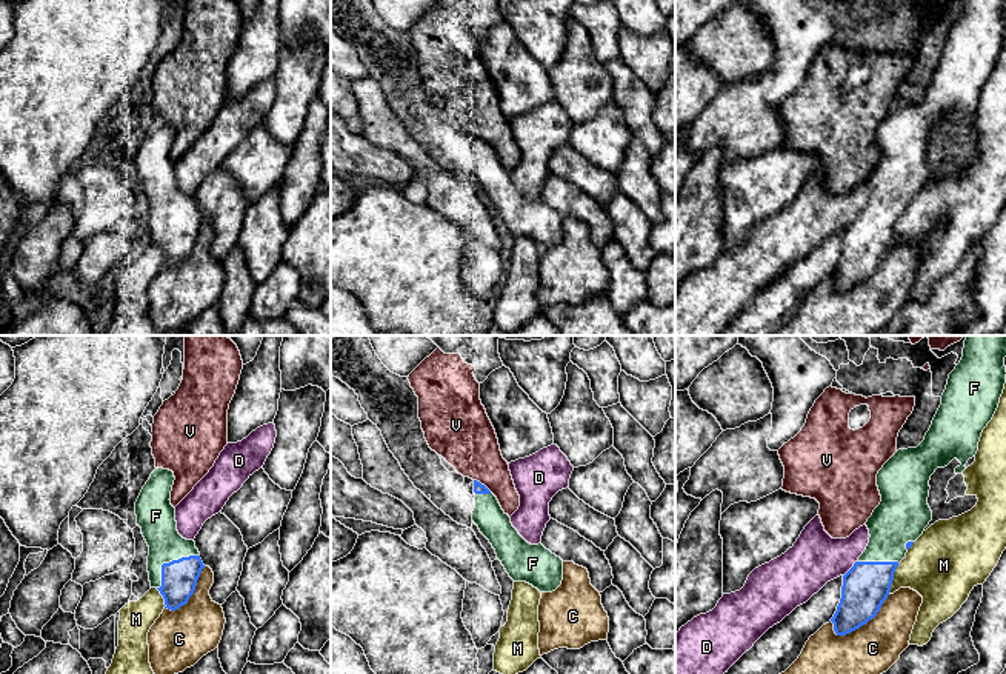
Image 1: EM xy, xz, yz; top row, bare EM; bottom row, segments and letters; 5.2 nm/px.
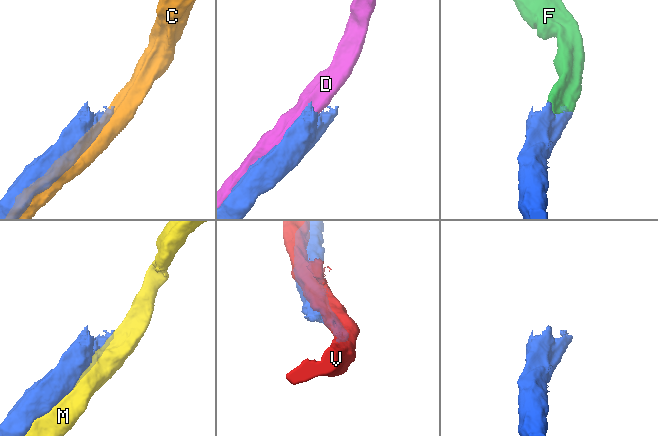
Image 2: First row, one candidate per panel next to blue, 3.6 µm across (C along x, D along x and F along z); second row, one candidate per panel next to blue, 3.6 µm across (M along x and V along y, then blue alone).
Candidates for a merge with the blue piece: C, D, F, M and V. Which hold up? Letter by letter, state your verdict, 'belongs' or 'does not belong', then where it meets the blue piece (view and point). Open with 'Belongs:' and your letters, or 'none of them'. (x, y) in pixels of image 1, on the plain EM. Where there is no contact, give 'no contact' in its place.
Belongs: F
C: does not belong; contact yz (865, 279)
D: does not belong; contact yz (851, 223)
F: belongs; contact xy (169, 217)
M: does not belong; contact yz (892, 234)
V: does not belong; contact xz (483, 140)

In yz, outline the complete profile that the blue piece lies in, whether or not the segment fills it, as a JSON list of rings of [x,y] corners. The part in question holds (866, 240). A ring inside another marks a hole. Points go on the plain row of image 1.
[[[964,0],[963,12],[949,29],[941,60],[924,95],[917,103],[898,105],[878,126],[881,157],[866,177],[871,191],[866,205],[843,231],[841,254],[831,274],[837,291],[866,280],[888,254],[898,219],[932,175],[928,152],[935,125],[957,114],[961,120],[955,123],[955,129],[961,129],[968,115],[975,112],[981,88],[992,75],[1004,45],[1004,12],[1006,0]]]

